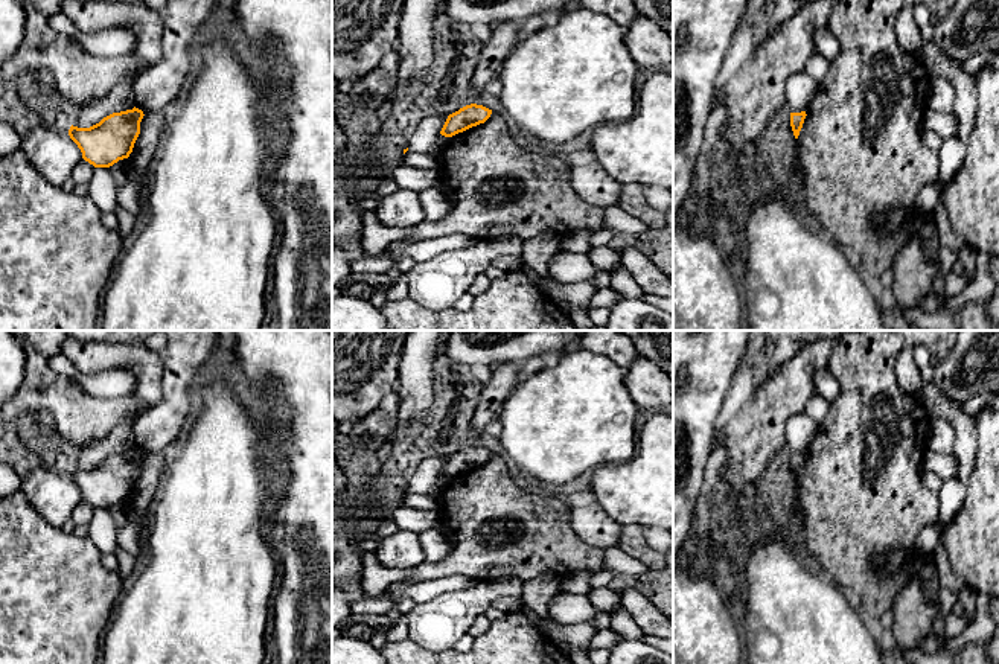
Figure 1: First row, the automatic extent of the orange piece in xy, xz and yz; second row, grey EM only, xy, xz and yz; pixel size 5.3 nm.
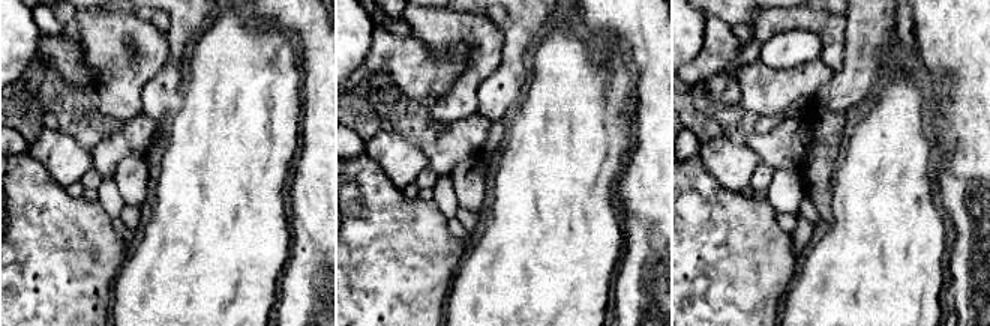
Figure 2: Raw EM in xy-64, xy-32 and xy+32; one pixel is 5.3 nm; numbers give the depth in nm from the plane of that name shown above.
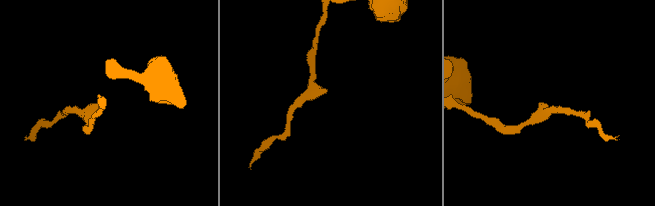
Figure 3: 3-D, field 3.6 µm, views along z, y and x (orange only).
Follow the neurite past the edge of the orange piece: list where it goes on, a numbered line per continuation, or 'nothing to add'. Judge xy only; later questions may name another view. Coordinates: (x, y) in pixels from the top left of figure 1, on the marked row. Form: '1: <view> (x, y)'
nothing to add

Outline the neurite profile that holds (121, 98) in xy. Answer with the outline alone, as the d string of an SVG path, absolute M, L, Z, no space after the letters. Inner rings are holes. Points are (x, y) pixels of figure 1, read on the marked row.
M123 79L104 99L76 108L72 114L72 125L78 128L90 128L104 117L134 108L132 81Z

